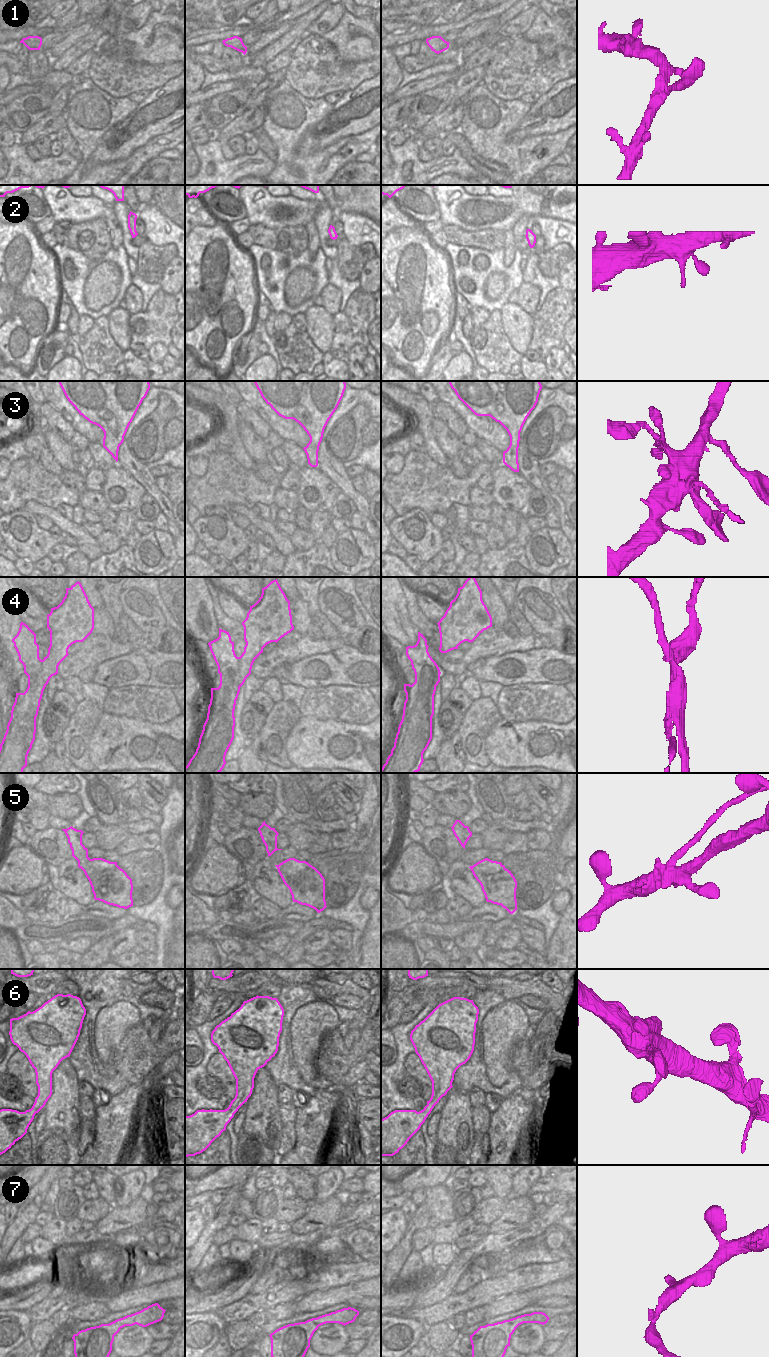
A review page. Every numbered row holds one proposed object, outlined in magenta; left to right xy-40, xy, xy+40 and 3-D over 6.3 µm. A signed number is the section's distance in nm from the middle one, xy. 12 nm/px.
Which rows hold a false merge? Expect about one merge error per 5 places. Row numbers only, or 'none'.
4, 5

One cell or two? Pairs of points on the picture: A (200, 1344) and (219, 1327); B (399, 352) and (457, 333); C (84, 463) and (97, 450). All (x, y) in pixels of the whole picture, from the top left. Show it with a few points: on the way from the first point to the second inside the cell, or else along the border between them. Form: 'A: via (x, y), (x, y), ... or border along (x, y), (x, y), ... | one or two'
A: via (205, 1339), (214, 1330) | one
B: border along (453, 314), (452, 330), (449, 335) | two
C: border along (87, 449), (96, 466) | two

